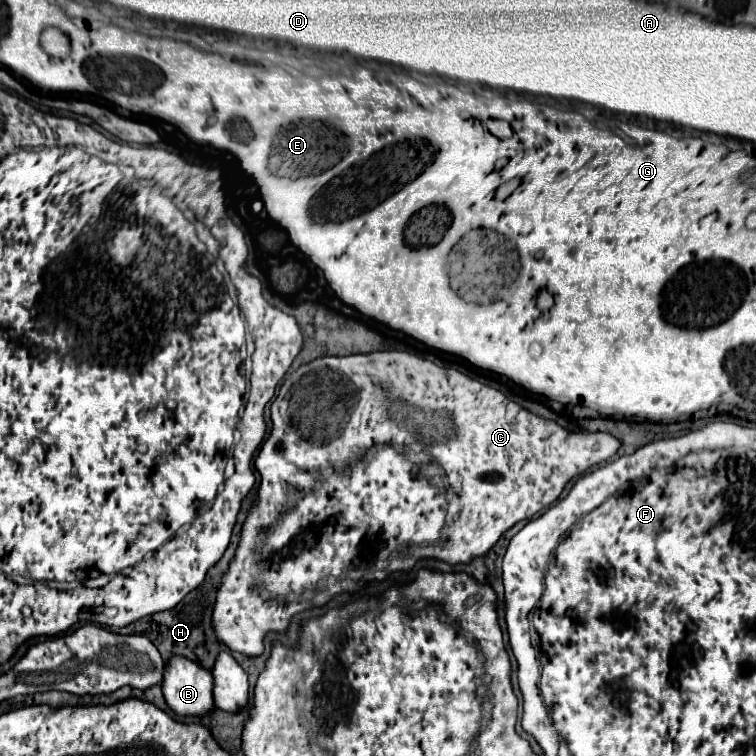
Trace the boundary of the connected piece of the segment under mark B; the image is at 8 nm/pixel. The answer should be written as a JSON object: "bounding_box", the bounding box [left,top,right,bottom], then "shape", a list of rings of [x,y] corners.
{"bounding_box":[162,655,214,717],"shape":[[[172,655],[168,659],[162,693],[168,707],[182,717],[204,715],[214,709],[212,673],[184,655]]]}

